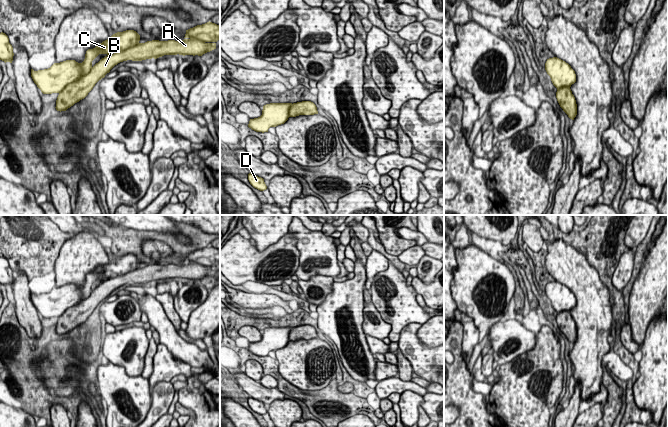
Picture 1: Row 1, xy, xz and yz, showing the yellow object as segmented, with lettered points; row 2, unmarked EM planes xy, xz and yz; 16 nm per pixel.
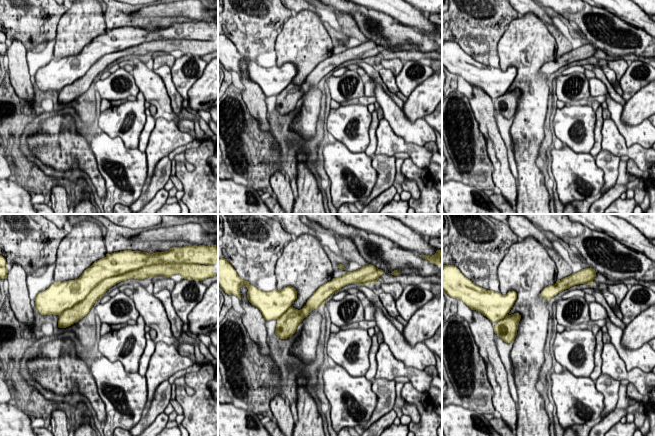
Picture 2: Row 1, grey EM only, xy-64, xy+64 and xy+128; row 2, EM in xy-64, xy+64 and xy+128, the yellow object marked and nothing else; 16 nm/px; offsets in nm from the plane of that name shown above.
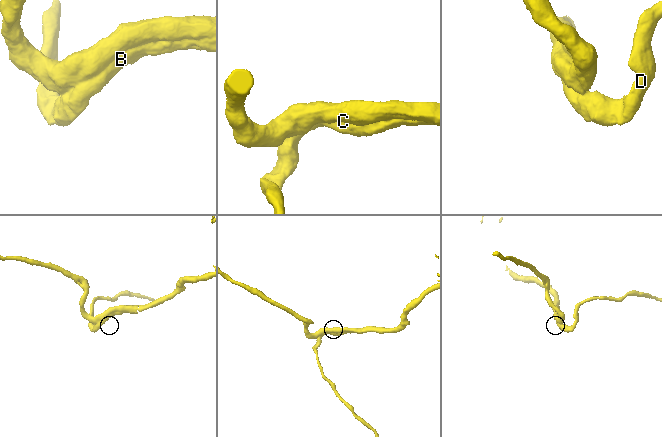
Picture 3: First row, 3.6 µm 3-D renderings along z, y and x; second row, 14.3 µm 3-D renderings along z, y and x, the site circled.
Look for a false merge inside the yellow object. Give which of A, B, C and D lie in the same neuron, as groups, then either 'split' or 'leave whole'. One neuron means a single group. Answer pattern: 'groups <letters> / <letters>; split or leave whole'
groups A B C D; leave whole

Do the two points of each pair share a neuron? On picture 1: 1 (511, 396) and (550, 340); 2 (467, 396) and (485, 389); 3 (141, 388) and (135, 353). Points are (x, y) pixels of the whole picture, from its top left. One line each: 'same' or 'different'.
1: same
2: different
3: different

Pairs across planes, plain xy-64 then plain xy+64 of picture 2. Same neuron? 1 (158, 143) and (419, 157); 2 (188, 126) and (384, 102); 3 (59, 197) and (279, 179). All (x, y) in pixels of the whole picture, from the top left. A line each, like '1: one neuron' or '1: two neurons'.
1: one neuron
2: one neuron
3: one neuron

